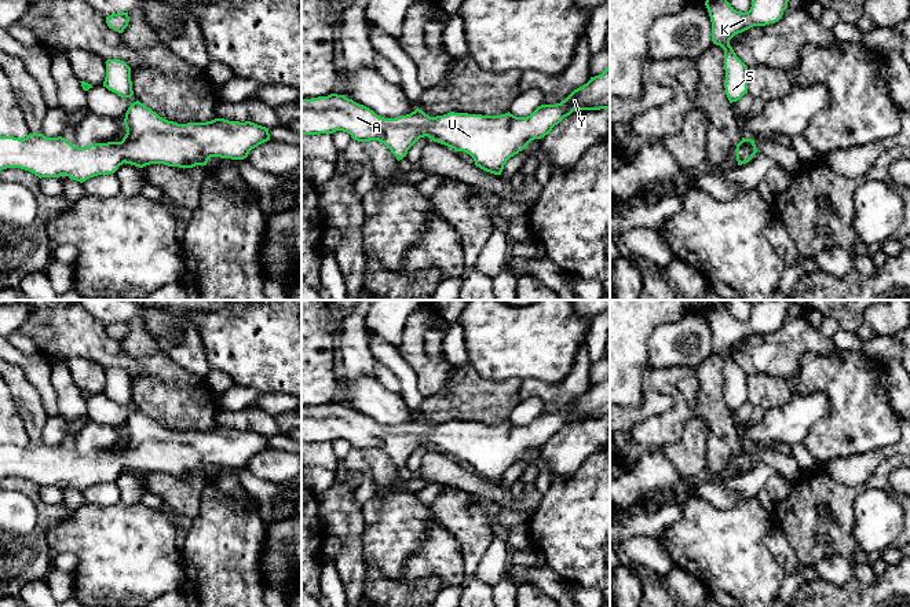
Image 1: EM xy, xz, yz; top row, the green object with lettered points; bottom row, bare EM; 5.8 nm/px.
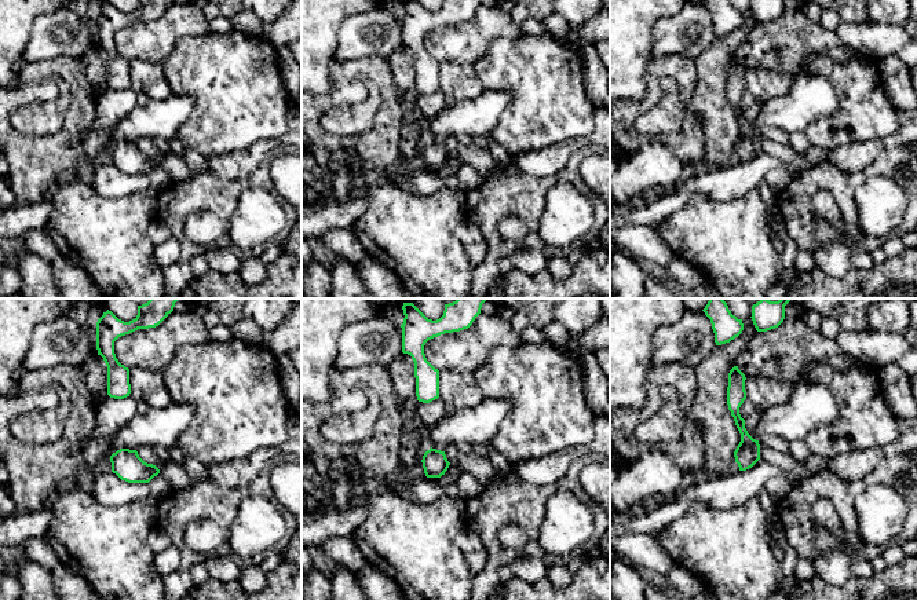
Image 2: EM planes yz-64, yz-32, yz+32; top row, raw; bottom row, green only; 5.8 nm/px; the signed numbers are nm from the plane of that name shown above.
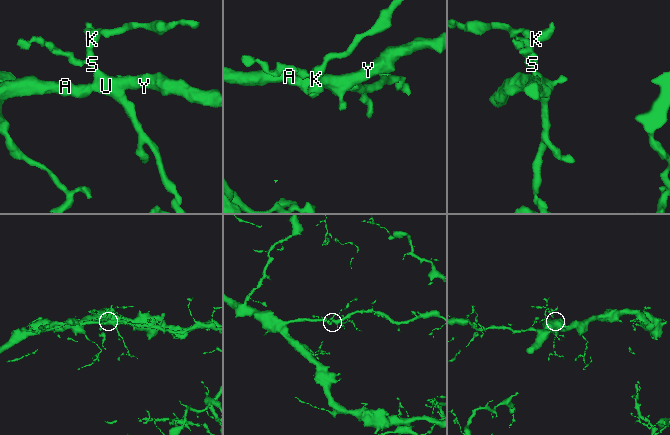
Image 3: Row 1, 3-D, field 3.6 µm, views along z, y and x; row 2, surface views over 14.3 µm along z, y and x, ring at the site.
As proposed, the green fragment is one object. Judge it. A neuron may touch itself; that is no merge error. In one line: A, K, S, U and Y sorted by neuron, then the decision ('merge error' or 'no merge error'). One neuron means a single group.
groups A K S U Y; no merge error

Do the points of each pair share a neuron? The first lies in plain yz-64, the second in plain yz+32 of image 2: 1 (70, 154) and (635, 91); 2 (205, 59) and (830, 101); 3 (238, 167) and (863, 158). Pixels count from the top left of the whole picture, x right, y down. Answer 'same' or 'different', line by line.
1: different
2: different
3: same

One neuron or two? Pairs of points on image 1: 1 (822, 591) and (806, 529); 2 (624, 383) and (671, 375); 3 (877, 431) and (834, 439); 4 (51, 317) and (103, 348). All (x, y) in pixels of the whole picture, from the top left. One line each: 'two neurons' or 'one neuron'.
1: two neurons
2: two neurons
3: one neuron
4: one neuron

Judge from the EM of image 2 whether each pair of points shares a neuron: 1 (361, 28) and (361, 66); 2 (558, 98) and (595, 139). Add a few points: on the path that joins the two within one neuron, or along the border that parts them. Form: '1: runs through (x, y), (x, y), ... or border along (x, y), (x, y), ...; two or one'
1: border along (387, 58), (366, 55), (336, 61); two
2: border along (595, 109), (595, 128), (589, 134), (559, 142); two

